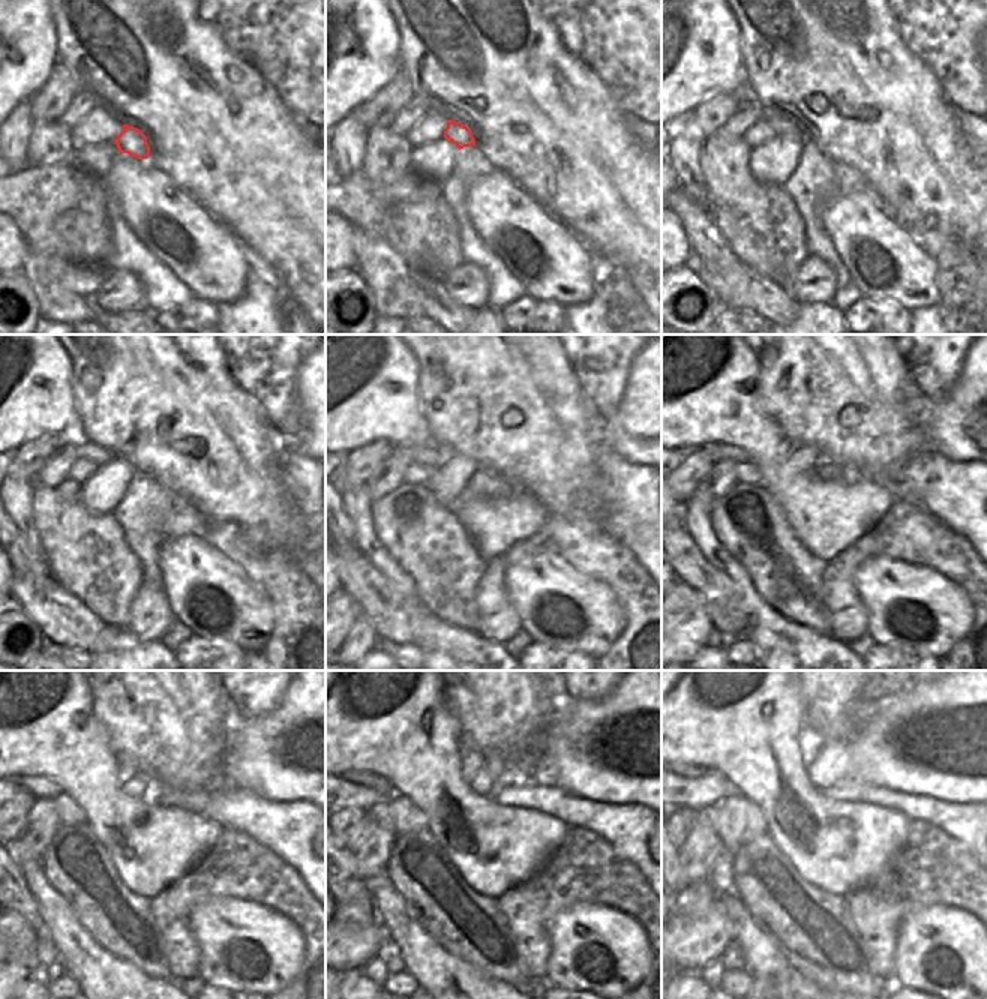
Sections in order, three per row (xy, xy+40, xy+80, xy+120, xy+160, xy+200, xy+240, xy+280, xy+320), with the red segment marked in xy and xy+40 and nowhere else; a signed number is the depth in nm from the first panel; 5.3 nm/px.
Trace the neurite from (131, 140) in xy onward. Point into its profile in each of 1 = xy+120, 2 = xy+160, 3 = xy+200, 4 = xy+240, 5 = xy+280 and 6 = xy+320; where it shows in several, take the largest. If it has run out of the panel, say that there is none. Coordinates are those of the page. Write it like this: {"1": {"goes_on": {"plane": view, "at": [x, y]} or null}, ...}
{"1": {"goes_on": {"plane": "xy+120", "at": [96, 455]}}, "2": {"goes_on": {"plane": "xy+160", "at": [432, 456]}}, "3": {"goes_on": {"plane": "xy+200", "at": [717, 450]}}, "4": {"goes_on": {"plane": "xy+240", "at": [39, 786]}}, "5": {"goes_on": {"plane": "xy+280", "at": [381, 785]}}, "6": {"goes_on": {"plane": "xy+320", "at": [692, 771]}}}

